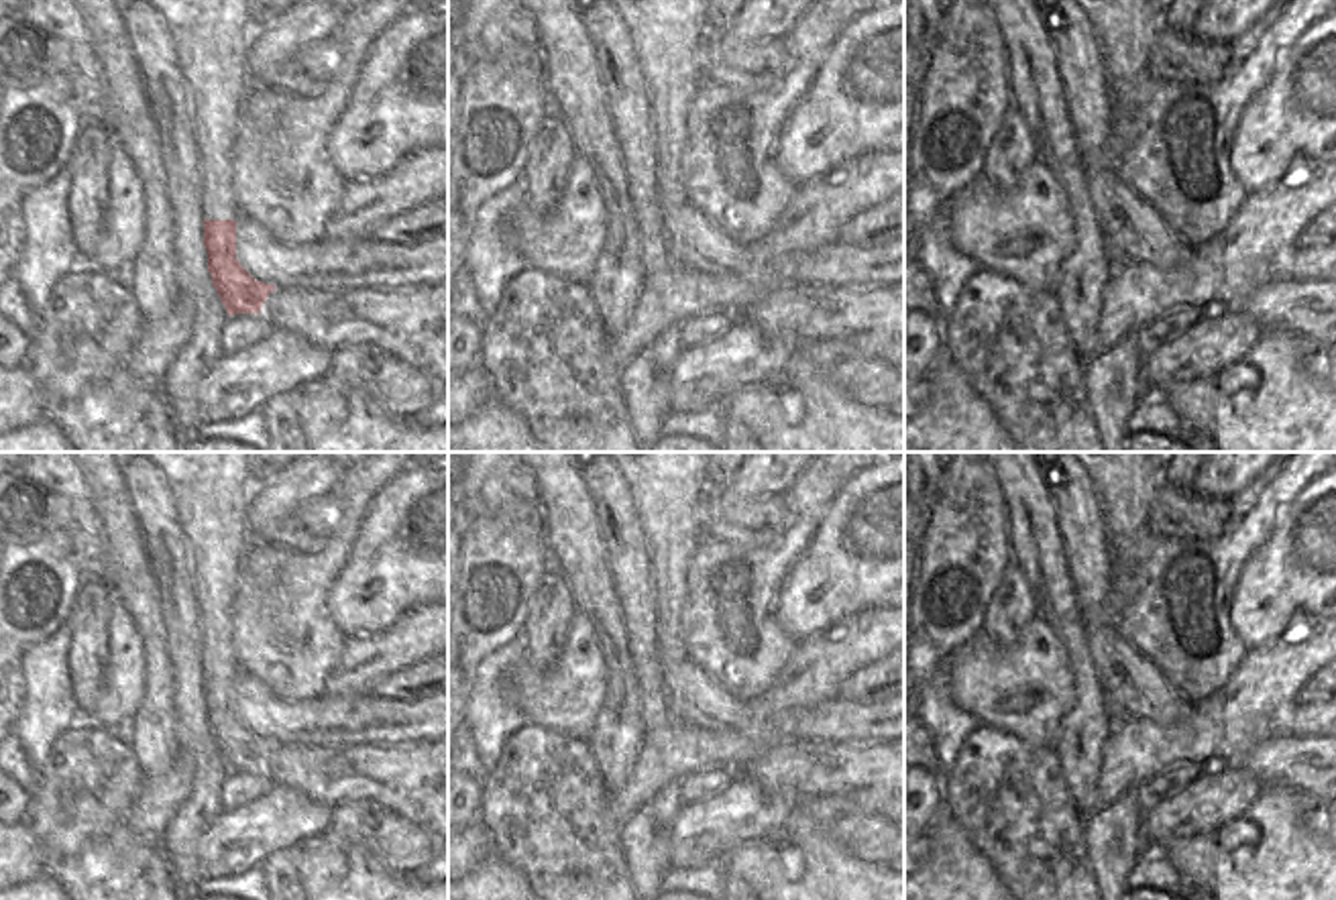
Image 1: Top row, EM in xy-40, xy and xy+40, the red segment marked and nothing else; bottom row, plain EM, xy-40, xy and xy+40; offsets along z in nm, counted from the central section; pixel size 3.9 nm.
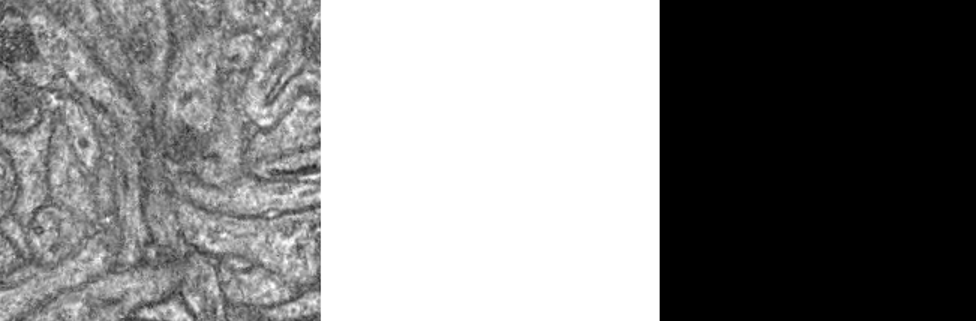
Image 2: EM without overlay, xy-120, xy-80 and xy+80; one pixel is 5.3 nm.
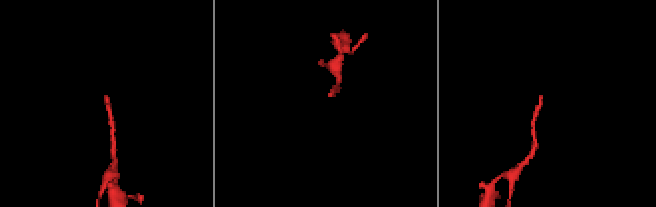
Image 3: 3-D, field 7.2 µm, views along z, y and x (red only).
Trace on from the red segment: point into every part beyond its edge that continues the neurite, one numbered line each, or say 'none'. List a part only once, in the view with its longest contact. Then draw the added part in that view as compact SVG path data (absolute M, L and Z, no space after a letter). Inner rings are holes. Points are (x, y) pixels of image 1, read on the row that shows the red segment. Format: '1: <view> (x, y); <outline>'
1: xy-40 (210, 37); M149 0L167 22L187 83L204 220L238 220L232 145L248 92L250 0Z

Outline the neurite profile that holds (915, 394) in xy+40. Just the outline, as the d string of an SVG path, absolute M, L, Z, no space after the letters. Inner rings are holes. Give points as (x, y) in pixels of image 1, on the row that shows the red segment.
M904 379L904 424L912 419L929 401L929 381L918 379L914 383Z

